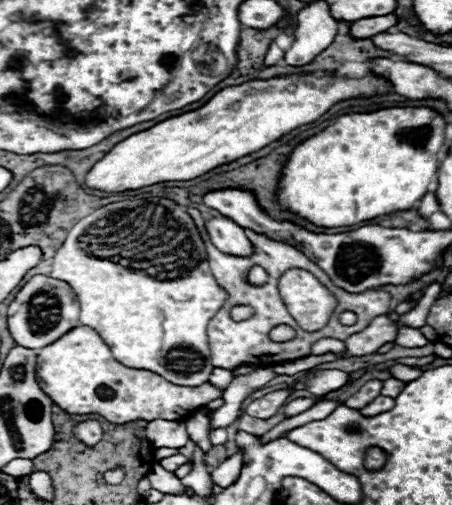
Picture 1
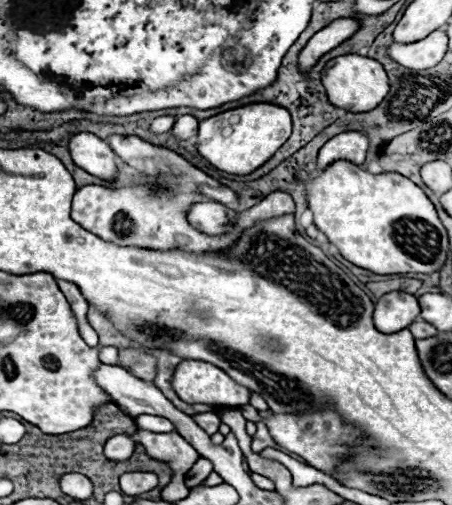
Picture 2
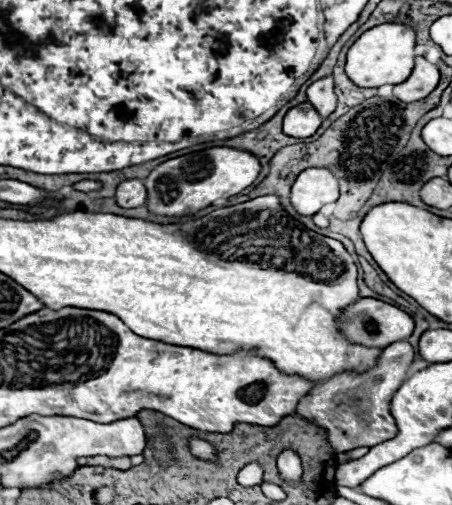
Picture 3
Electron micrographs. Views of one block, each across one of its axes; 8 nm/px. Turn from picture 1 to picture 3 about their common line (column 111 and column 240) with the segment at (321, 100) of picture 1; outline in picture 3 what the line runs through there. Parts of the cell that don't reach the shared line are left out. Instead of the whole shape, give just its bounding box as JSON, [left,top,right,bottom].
[144,148,260,216]

